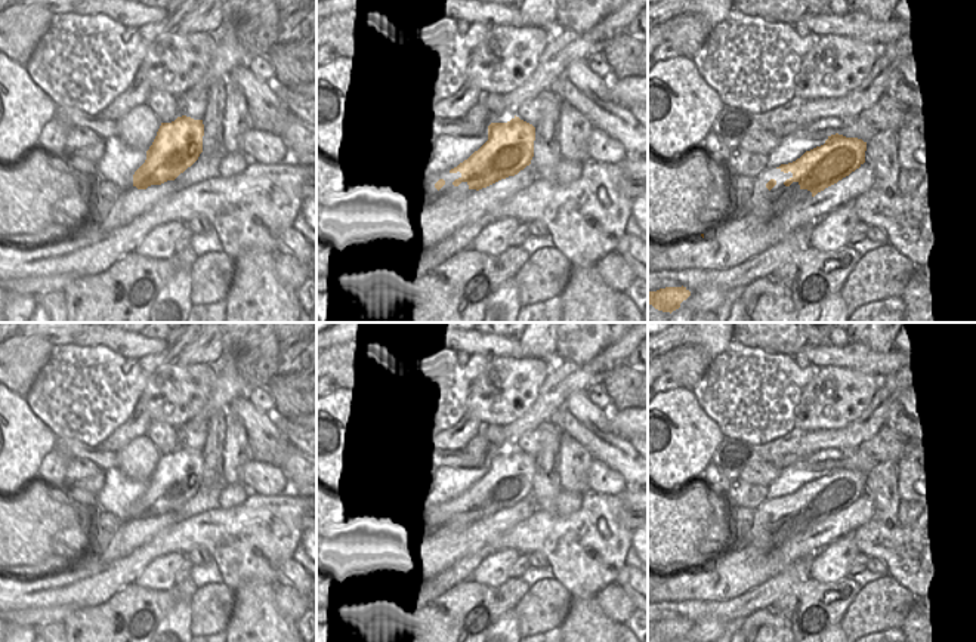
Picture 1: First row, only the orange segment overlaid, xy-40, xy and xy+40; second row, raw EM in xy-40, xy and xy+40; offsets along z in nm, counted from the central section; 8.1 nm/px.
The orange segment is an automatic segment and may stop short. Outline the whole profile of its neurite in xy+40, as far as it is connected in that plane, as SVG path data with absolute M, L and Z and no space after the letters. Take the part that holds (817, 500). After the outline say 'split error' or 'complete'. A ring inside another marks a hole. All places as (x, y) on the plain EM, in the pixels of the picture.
M836 464L828 467L824 476L806 482L796 493L776 500L793 504L784 513L785 518L797 513L800 521L807 521L815 528L859 500L865 494L865 482L867 473L862 470Z | complete

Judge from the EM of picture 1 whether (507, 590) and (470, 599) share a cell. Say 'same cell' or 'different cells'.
same cell

